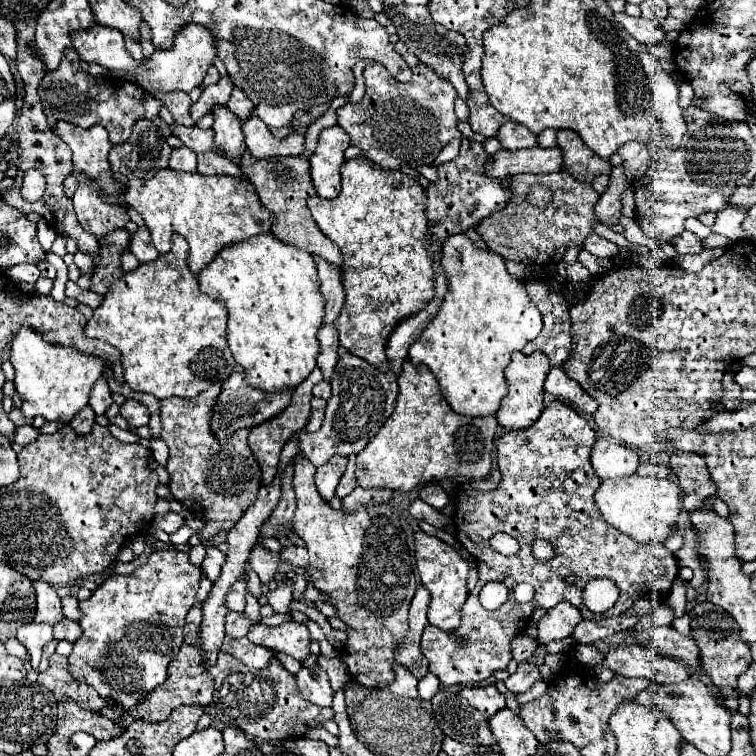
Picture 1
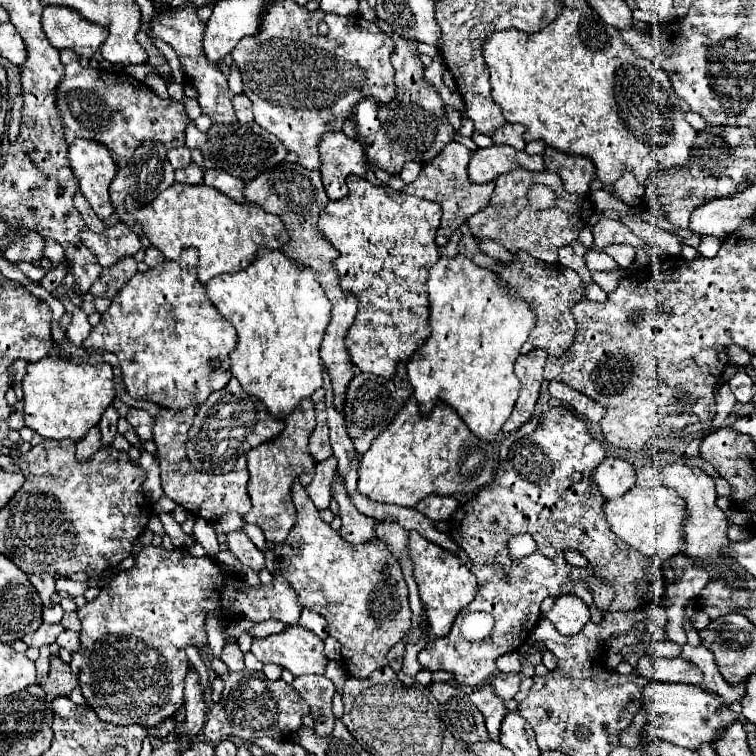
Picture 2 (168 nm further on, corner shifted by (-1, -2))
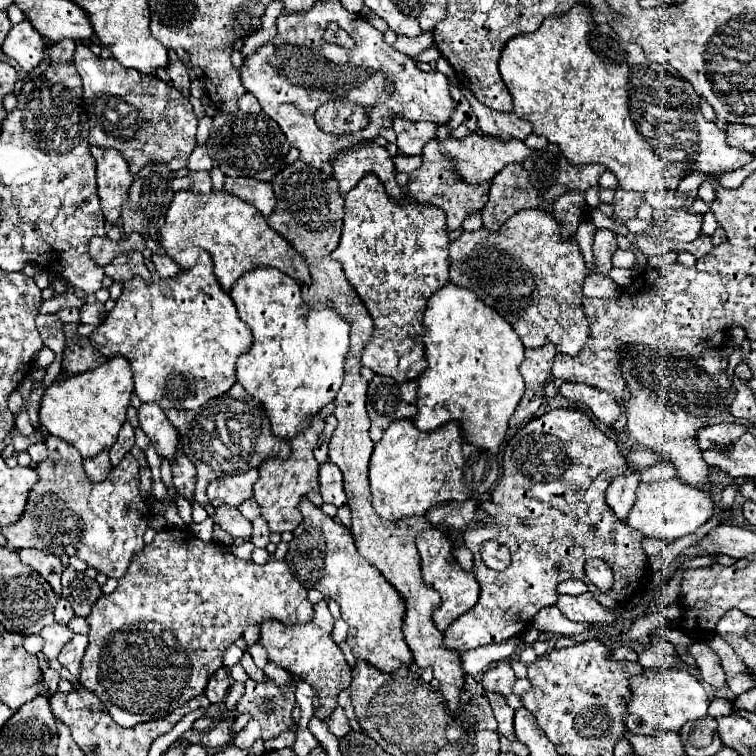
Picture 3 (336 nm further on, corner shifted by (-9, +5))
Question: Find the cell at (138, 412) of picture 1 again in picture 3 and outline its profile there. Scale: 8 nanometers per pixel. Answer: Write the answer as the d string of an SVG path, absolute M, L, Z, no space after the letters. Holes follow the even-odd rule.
M144 402L138 408L138 420L140 420L140 428L152 440L158 454L172 460L178 446L178 432L164 416L164 410L158 404Z

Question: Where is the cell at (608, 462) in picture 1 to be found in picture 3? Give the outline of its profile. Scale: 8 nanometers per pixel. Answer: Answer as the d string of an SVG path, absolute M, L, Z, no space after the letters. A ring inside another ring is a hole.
M628 468L622 476L616 476L616 480L610 484L606 492L606 502L620 520L624 520L630 508L634 506L638 484L640 484L638 468Z

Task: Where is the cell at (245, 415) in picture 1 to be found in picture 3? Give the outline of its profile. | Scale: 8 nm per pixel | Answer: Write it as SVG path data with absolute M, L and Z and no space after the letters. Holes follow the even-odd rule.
M238 382L226 394L194 410L194 416L182 416L180 434L186 456L198 468L194 500L200 506L208 504L206 486L210 480L226 474L242 474L248 472L250 468L258 468L266 456L278 456L278 458L290 456L290 440L278 440L278 436L270 432L270 420L266 416L266 410Z

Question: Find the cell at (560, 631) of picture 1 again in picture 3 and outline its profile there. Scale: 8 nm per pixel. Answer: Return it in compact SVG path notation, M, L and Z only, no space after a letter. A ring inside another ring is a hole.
M590 592L578 594L578 596L568 596L562 594L558 596L556 608L572 622L598 622L598 624L614 624L612 610L602 608Z

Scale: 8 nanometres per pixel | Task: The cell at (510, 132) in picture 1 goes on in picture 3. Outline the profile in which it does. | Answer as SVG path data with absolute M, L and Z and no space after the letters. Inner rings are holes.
M464 88L462 92L466 100L470 102L474 114L478 116L480 132L490 134L490 136L500 136L500 138L518 138L518 140L526 140L526 136L532 134L532 124L518 118L514 112L508 112L508 114L494 112L486 108L484 104L480 104L478 98L474 98L468 88Z

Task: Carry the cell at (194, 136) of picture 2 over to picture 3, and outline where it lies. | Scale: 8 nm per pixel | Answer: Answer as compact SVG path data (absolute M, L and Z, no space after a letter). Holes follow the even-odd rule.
M198 144L194 148L194 152L192 152L190 160L188 160L188 168L190 170L210 170L212 168L212 160L210 160L210 156L206 152L206 146Z

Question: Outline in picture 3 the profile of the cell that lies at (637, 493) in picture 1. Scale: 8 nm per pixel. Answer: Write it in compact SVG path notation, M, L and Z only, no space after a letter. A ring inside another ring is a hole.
M670 478L656 484L640 484L636 492L636 502L626 516L626 524L648 538L676 540L696 532L714 514L714 500L710 494L694 490L682 484L678 478Z

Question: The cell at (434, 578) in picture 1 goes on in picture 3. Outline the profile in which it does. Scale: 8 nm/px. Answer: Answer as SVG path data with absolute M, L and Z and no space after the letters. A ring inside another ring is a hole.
M426 530L420 532L416 536L416 546L420 552L420 560L422 560L422 578L426 584L430 584L434 590L440 592L442 596L442 604L434 610L434 624L438 630L446 630L458 616L462 616L464 612L468 612L478 596L480 596L480 586L474 578L474 574L466 572L454 558L452 554L452 544L448 540L448 536L444 536L440 530Z

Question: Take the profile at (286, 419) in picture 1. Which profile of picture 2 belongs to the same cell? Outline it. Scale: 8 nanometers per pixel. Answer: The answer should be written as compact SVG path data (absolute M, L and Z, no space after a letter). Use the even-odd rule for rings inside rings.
M304 399L298 405L298 409L290 415L290 419L286 419L286 427L278 439L268 441L246 455L248 471L250 471L248 495L252 501L252 509L244 515L244 521L262 527L264 537L270 543L282 543L296 523L296 509L290 497L292 483L304 473L310 473L310 481L312 481L314 459L308 453L308 439L314 431L314 425L316 425L314 403L312 399Z

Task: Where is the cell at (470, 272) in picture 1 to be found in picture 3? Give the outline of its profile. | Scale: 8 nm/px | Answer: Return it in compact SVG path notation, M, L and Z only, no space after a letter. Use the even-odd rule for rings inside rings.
M448 282L438 288L424 312L424 346L426 346L426 360L428 368L420 374L420 390L418 390L418 414L416 414L416 428L418 430L434 430L450 420L458 420L466 430L466 440L476 444L478 448L498 452L508 420L514 414L520 398L524 394L524 380L518 372L518 366L524 360L524 344L520 336L510 328L510 322L504 320L494 308L482 304L470 288L458 288L456 284Z

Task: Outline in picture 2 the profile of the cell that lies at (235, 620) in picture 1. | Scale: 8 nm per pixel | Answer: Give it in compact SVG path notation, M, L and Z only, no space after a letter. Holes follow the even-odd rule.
M228 643L224 647L222 661L230 667L230 671L244 671L244 655L238 649L238 643Z

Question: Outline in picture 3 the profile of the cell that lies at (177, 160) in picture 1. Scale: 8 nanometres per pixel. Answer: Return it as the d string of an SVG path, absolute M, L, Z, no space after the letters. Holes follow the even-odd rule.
M190 172L188 176L174 178L174 190L182 190L182 188L190 188L190 190L198 190L198 192L210 192L212 190L210 174L208 172Z

